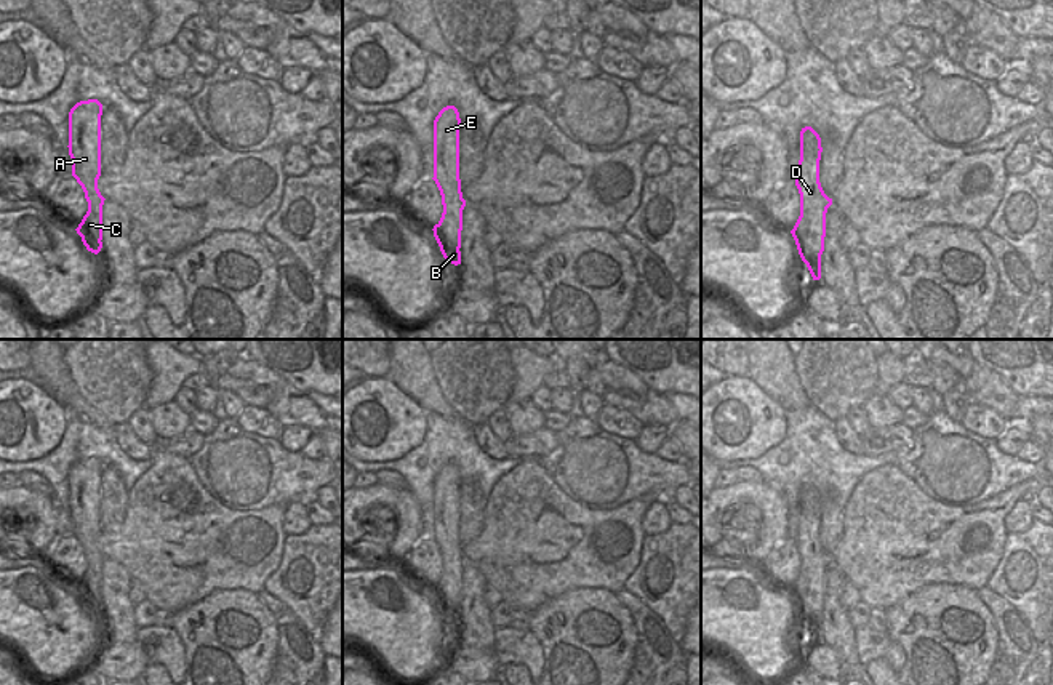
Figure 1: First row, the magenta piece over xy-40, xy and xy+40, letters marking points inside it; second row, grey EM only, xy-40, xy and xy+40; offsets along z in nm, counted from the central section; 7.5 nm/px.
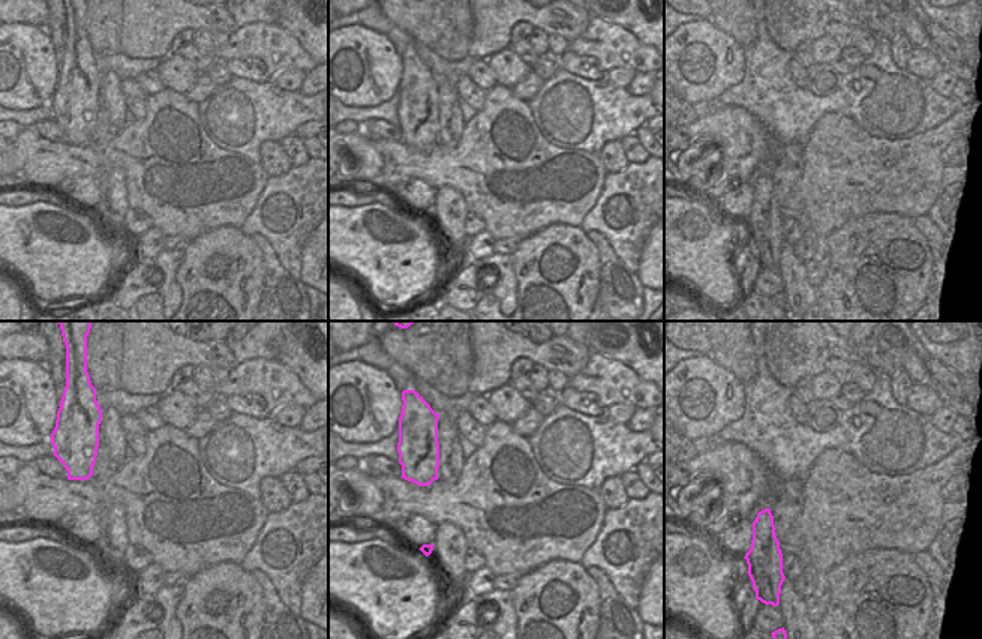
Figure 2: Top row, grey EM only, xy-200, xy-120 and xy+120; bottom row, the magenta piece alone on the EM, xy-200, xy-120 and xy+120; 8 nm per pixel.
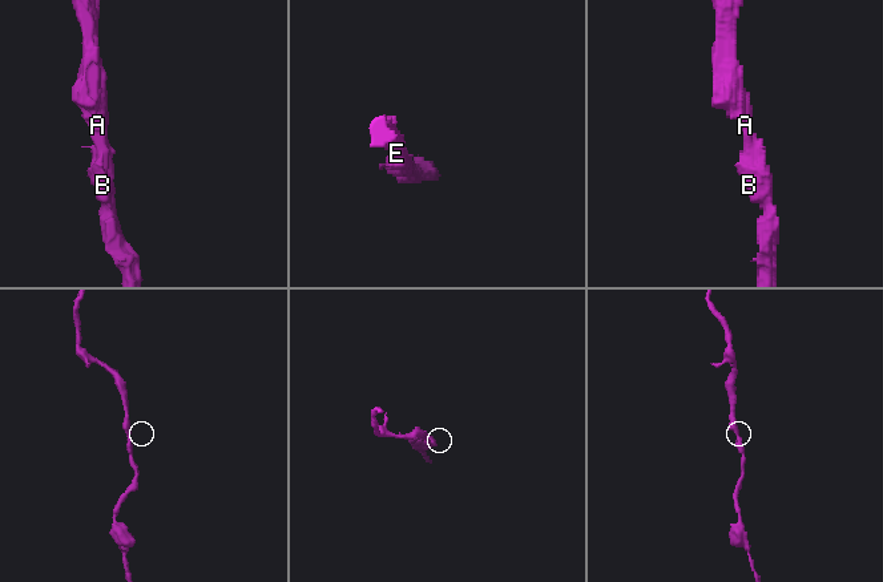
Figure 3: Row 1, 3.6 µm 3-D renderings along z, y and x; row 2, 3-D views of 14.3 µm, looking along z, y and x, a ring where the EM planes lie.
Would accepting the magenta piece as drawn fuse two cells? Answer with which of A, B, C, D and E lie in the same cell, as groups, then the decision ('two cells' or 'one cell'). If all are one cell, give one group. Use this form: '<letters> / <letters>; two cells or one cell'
A B C D E; one cell

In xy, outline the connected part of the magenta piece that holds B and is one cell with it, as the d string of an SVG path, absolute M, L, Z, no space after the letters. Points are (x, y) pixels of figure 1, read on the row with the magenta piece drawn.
M454 106L443 107L434 120L434 181L442 195L443 213L434 226L434 237L443 258L461 264L461 230L466 200L459 179L461 118Z

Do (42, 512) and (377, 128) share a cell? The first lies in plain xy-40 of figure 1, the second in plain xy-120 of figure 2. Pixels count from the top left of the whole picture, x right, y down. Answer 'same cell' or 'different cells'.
different cells

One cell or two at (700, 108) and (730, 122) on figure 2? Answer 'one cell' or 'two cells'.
two cells

